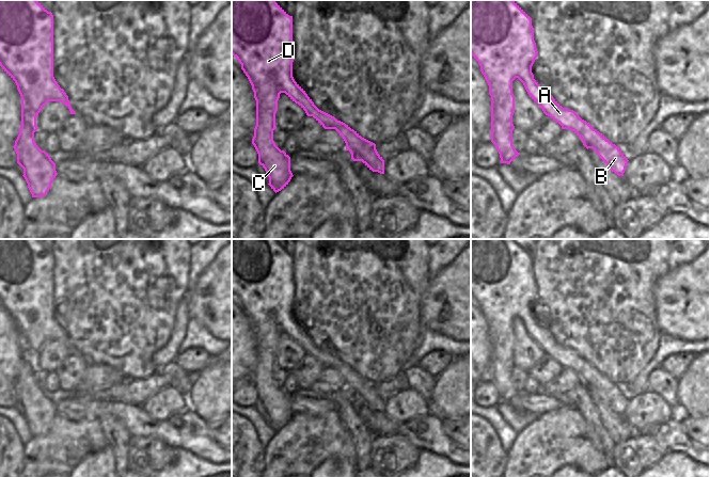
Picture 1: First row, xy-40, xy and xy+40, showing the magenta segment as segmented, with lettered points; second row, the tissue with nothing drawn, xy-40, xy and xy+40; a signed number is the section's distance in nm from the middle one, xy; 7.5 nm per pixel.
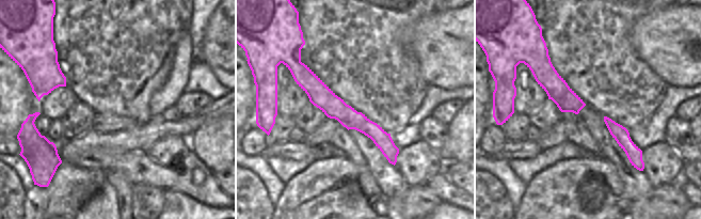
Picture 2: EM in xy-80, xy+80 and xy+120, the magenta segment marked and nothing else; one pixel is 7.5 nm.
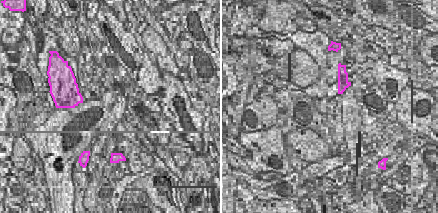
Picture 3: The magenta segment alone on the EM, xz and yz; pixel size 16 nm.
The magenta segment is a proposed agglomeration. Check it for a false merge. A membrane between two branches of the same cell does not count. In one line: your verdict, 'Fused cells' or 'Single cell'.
Fused cells.

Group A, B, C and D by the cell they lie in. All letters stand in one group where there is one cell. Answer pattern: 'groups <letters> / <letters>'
groups A C D / B

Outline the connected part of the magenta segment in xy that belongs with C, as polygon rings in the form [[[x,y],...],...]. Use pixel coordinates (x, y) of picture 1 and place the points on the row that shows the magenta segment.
[[[232,0],[232,54],[241,64],[256,100],[256,126],[252,144],[258,154],[258,163],[269,177],[269,186],[277,193],[284,189],[291,177],[290,157],[273,141],[275,113],[281,93],[298,104],[307,116],[313,116],[325,129],[336,129],[338,121],[319,110],[305,91],[293,77],[295,43],[293,41],[293,16],[289,16],[275,0]]]

